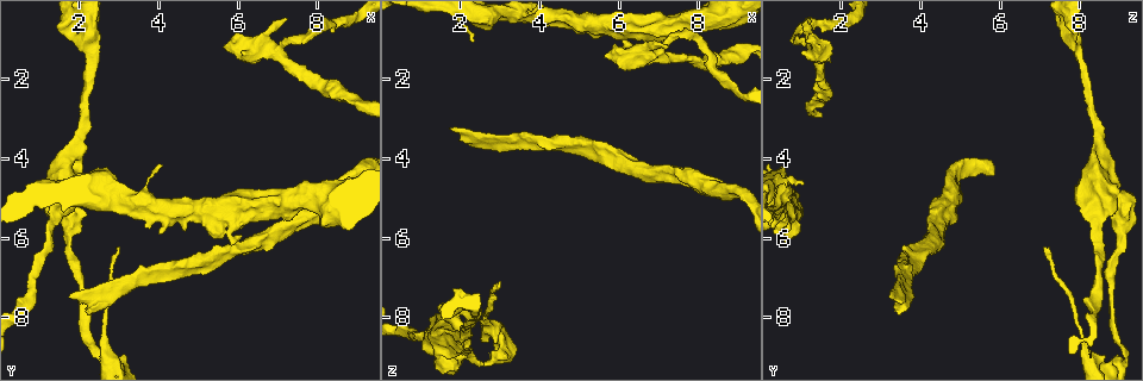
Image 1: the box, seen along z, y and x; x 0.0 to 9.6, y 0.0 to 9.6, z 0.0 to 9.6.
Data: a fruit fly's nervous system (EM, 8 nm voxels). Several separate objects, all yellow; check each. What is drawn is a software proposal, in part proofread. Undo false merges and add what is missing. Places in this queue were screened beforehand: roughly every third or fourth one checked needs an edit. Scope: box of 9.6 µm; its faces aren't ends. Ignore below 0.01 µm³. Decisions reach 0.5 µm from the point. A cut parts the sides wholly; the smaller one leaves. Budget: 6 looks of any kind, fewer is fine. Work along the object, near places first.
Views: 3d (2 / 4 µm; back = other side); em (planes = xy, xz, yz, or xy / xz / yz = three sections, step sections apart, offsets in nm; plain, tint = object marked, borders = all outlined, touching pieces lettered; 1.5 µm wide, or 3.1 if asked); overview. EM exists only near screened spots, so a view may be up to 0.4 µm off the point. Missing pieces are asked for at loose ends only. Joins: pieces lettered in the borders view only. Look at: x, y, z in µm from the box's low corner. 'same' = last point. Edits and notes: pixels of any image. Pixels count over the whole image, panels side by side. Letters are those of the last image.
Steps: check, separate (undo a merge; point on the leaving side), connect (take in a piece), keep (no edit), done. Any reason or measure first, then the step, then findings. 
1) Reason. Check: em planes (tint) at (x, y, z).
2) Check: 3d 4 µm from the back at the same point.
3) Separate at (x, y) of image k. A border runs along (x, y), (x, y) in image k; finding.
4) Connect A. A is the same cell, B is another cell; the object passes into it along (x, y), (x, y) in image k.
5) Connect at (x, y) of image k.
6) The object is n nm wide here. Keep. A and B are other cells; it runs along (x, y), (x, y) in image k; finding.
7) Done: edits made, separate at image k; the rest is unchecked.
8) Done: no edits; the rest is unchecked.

Free end. Check: 3d 2 µm at (3.00, 6.20, 7.10).

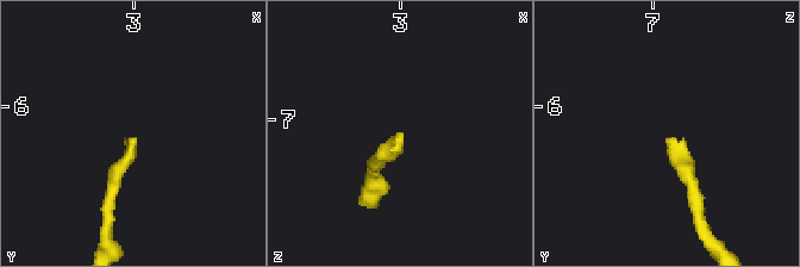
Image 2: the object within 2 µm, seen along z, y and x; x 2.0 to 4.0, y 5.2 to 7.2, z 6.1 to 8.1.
Check: em xz step 8 (borders) at (2.98, 6.20, 7.14).

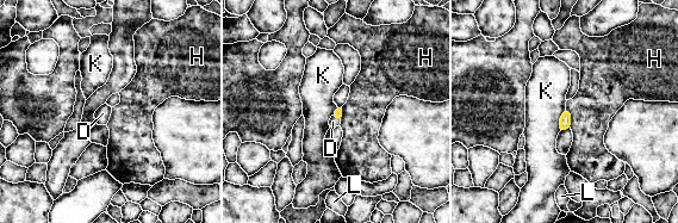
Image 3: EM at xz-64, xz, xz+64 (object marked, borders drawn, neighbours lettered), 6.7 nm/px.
Connect D. D is the same cell, H, K and L are other cells; the object passes into it along (337, 113), (336, 118), (333, 122) in image 3; it goes on there.

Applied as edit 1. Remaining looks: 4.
Redraw. Check: overview.

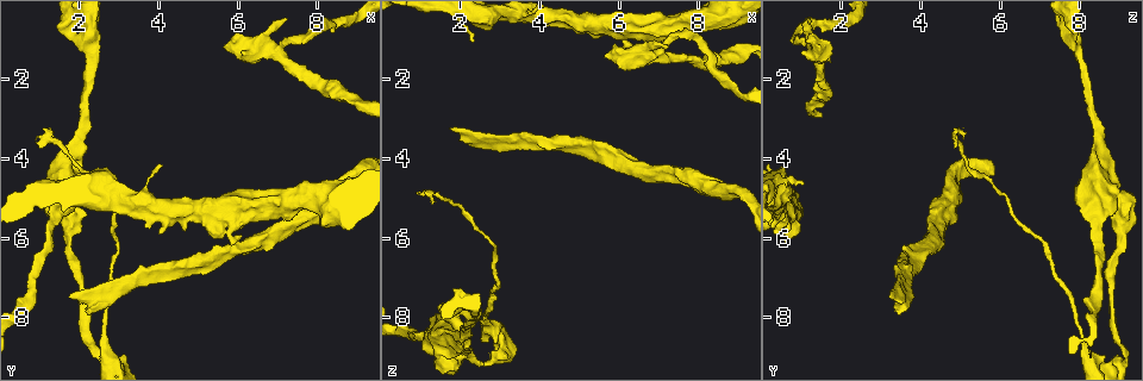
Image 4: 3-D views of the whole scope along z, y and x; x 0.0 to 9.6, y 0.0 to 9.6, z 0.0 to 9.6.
Branch stops here. Check: em planes (borders) at (2.30, 4.70, 1.05).

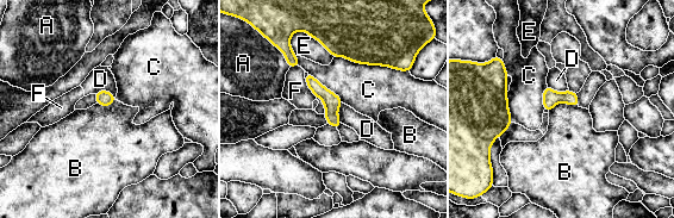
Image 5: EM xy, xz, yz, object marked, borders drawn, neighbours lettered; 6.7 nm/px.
The longest contact is with C, 360 nm. Keep. A, B, C, D, E and F are other cells; no lettered piece goes on from it.

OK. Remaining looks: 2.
Closes a loop. Check: em planes (borders) at (5.70, 6.05, 0.70).

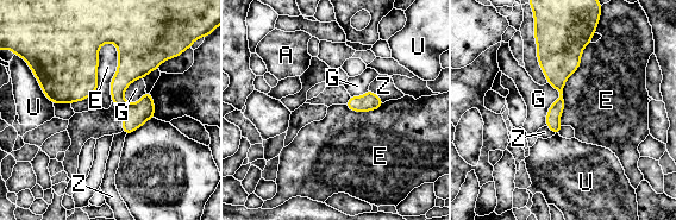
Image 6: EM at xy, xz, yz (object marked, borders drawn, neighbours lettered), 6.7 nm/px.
The longest contact is with E, 400 nm. Keep. A, E, G, U and Z are other cells; one neuron here.

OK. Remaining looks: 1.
Done: edits made, connect at image 3; the rest is unchecked.

